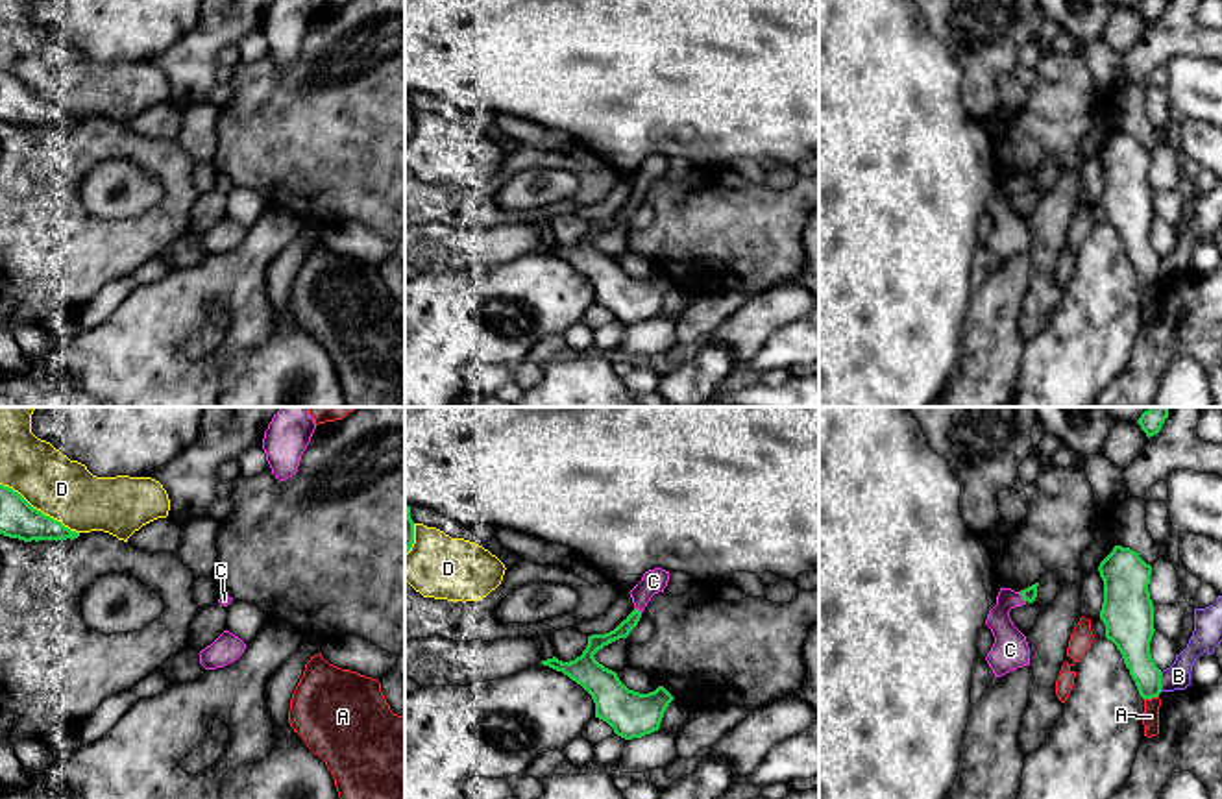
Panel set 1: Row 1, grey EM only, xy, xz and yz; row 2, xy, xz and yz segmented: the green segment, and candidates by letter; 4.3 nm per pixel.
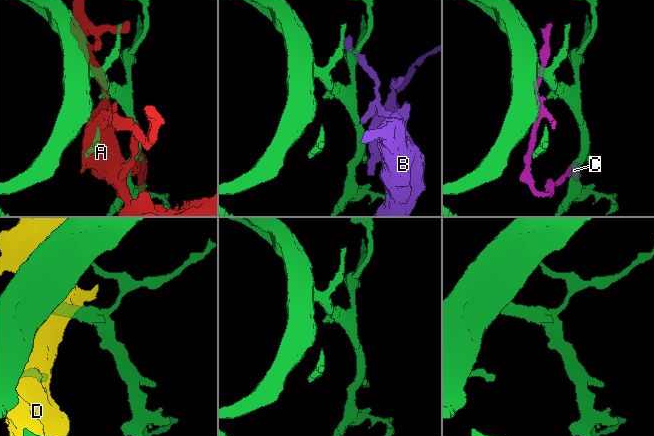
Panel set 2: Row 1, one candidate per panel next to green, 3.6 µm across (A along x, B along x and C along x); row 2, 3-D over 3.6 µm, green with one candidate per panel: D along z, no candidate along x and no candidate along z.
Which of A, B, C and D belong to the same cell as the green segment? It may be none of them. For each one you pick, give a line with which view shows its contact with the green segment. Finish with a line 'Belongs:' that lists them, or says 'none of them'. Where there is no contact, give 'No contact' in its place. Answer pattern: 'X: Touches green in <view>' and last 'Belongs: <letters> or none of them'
C: Touches green in yz
Belongs: C

